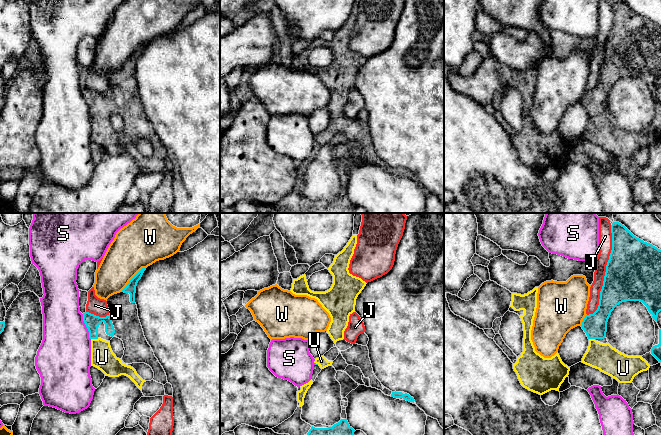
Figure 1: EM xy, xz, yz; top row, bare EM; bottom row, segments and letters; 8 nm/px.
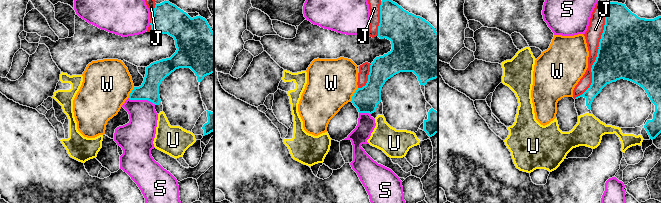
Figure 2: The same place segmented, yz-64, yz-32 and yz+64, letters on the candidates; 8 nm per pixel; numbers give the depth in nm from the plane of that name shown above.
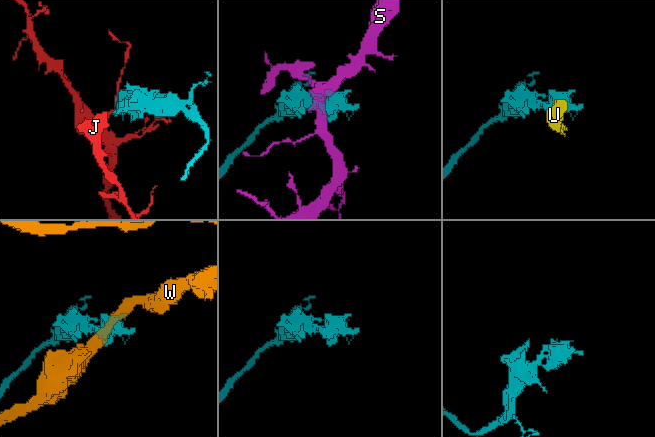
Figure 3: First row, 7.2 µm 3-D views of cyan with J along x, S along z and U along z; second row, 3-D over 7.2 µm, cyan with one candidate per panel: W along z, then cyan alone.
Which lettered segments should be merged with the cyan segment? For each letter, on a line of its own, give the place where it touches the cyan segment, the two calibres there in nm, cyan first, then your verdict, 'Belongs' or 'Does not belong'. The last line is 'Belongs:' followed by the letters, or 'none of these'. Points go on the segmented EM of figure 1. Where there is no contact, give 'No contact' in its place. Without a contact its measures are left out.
J: Touches cyan at yz (605, 272). Thickness 440 nm (cyan) against 110 nm. Does not belong
S: Touches cyan at xy (86, 326). Thickness 120 nm (cyan) against 400 nm. Does not belong
U: Touches cyan at xy (94, 338). Thickness 120 nm (cyan) against 190 nm. Belongs
W: Touches cyan at xy (132, 278). Thickness 80 nm (cyan) against 360 nm. Does not belong
Belongs: U

